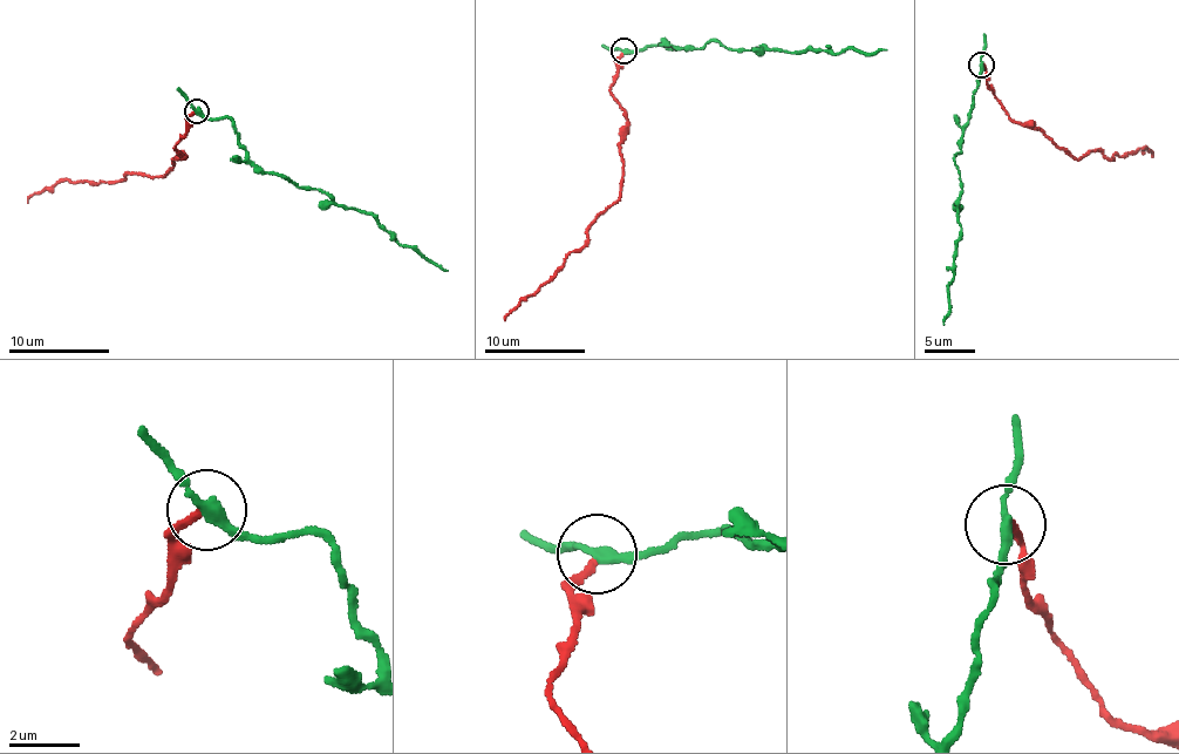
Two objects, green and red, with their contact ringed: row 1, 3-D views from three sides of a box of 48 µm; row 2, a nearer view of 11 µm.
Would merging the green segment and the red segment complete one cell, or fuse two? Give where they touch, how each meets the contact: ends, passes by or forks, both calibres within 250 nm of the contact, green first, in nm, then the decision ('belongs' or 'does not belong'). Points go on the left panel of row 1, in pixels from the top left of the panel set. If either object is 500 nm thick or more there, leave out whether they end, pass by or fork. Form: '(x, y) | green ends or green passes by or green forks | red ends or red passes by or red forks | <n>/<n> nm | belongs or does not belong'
(197, 111) | green passes by | red ends | 280/190 nm | does not belong

